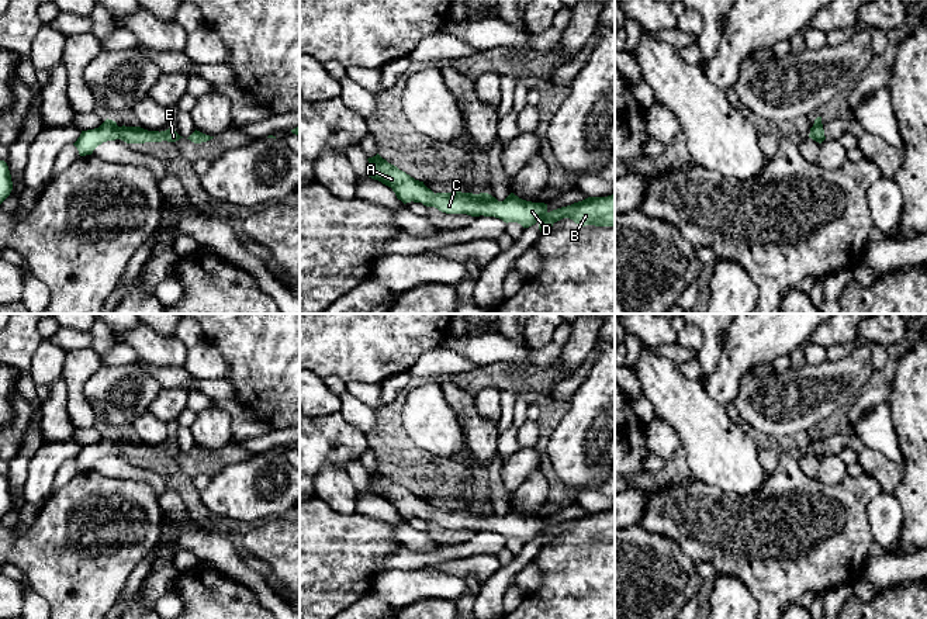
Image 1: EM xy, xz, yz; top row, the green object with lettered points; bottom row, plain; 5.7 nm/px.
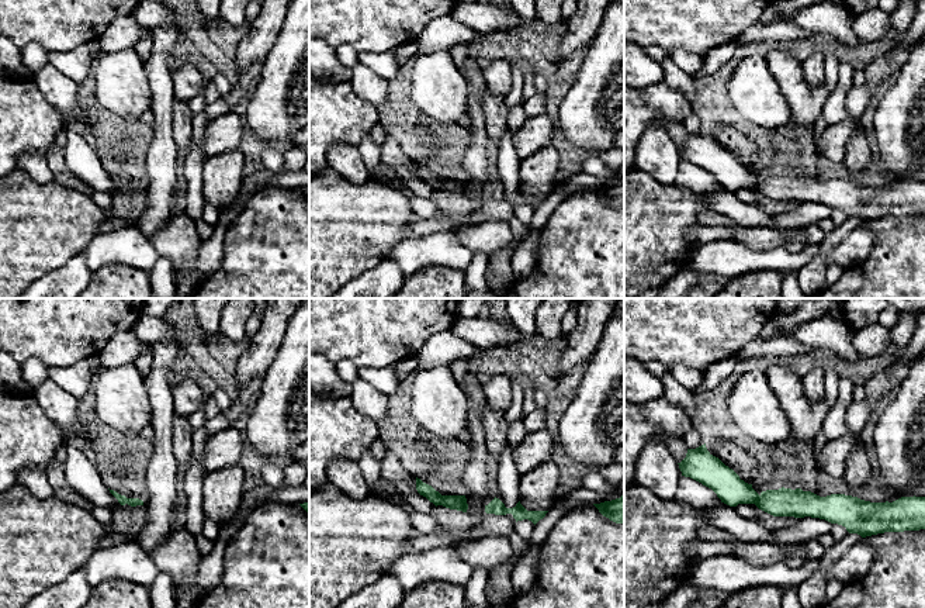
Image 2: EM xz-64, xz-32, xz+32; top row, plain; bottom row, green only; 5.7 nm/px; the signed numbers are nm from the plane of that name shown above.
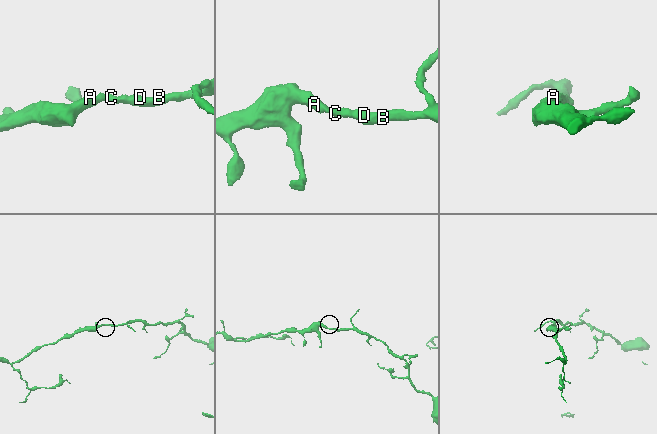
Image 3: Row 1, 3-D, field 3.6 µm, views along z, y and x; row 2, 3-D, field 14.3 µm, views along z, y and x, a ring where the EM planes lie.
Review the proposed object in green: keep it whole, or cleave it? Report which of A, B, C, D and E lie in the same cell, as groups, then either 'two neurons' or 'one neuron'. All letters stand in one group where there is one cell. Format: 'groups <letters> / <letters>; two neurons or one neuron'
groups A B C D E; one neuron

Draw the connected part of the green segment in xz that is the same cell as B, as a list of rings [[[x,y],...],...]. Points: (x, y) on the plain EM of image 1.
[[[378,468],[369,473],[367,491],[392,504],[404,519],[422,518],[446,529],[467,529],[471,532],[495,532],[504,537],[518,537],[523,543],[539,539],[540,547],[554,537],[570,533],[578,540],[615,542],[615,509],[608,512],[588,512],[582,516],[547,526],[547,519],[532,518],[511,508],[498,516],[488,508],[433,508],[423,497],[415,495],[397,481],[388,478]]]

